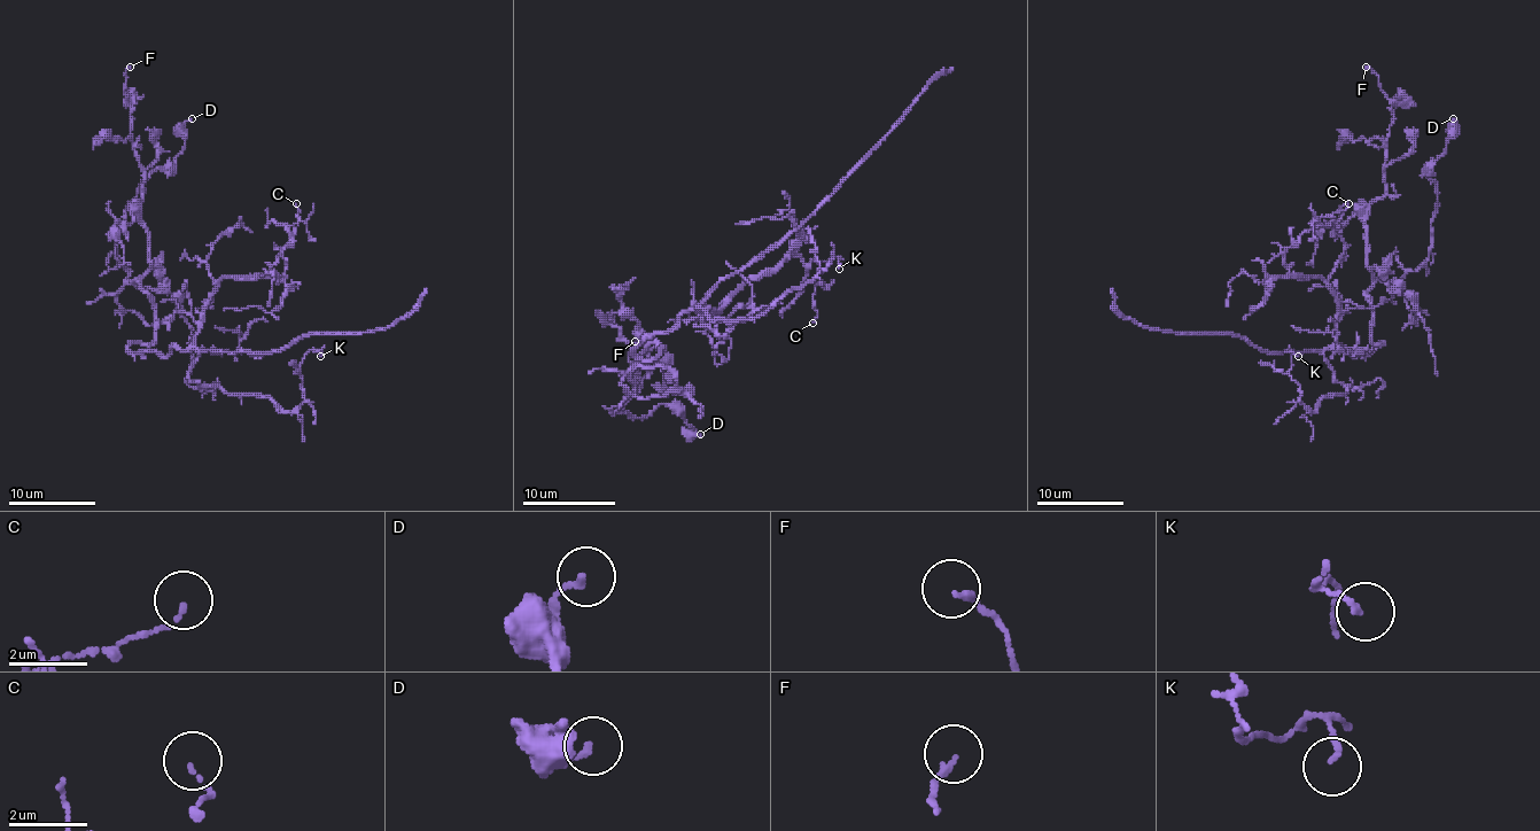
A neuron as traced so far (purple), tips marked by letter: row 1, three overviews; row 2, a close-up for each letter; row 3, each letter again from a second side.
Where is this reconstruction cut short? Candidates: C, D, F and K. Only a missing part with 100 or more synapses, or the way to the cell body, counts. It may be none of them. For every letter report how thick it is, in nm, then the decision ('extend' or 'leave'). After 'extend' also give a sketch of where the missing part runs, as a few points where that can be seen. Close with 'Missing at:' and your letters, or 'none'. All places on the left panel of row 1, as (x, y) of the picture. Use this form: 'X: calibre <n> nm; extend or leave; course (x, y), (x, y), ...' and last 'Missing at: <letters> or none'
C: calibre 80 nm; leave
D: calibre 150 nm; leave
F: calibre 160 nm; leave
K: calibre 140 nm; leave
Missing at: none

